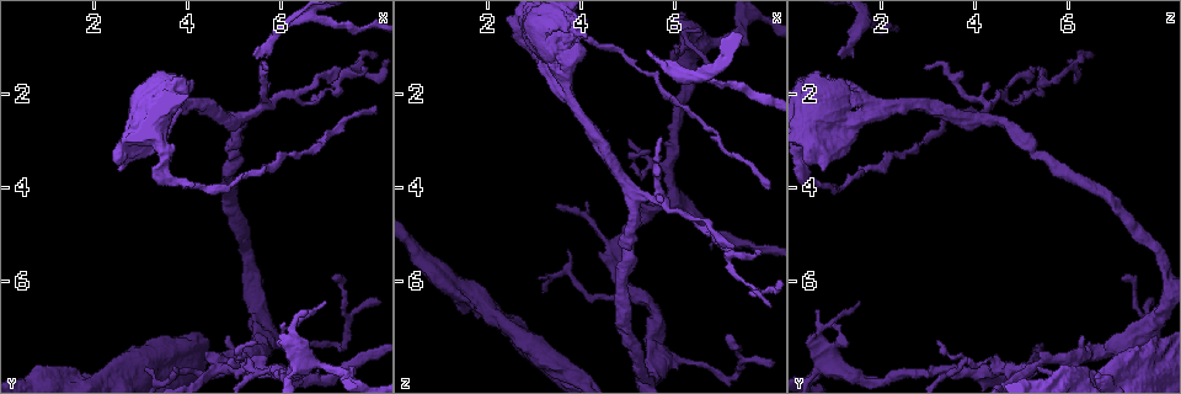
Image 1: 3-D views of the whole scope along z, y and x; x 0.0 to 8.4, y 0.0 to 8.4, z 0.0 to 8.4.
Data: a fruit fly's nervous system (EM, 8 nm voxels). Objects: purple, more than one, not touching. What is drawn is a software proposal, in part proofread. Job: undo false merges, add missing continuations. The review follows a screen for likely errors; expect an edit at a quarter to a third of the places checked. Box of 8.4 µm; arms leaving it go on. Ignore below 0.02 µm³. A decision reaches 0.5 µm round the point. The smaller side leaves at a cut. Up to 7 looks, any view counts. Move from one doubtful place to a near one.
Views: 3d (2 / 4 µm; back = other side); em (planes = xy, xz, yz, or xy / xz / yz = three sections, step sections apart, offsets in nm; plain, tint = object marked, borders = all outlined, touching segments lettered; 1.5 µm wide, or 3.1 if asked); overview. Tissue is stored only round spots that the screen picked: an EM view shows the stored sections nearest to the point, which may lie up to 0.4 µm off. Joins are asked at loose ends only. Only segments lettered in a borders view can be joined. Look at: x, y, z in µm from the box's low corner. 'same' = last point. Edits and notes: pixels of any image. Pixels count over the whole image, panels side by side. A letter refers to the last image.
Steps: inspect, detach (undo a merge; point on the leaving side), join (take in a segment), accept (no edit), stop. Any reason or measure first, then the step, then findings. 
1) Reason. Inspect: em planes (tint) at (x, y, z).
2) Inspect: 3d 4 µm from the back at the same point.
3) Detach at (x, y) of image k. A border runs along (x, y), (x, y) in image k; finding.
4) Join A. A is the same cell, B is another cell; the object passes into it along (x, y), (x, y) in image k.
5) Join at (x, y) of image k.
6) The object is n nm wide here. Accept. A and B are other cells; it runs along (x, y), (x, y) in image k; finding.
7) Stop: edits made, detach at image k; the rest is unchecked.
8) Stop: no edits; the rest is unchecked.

Inspect: 3d 4 µm at (3.80, 2.20, 1.60).

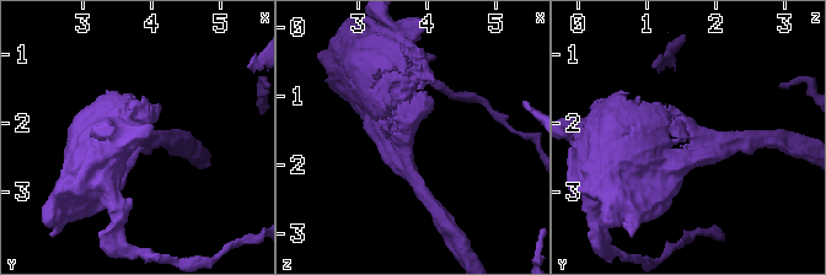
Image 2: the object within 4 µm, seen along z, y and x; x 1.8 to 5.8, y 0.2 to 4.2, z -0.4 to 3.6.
Inspect: em planes (borders) at (3.80, 2.15, 1.60).

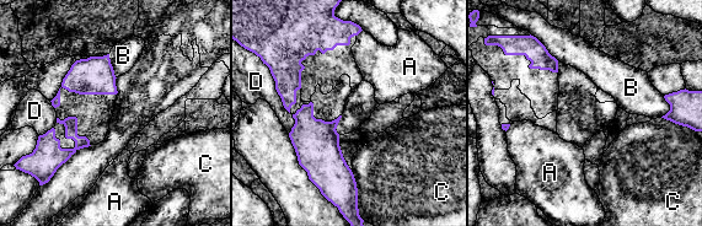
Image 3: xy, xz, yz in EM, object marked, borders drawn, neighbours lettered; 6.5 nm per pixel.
The longest contact is with B, 260 nm. Accept. A, B, C and D are other cells; a border runs along (530, 35), (557, 60) in image 3; none of them fits.

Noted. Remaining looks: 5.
Branch stops here. Inspect: em planes (tint) at (5.40, 1.15, 1.10).

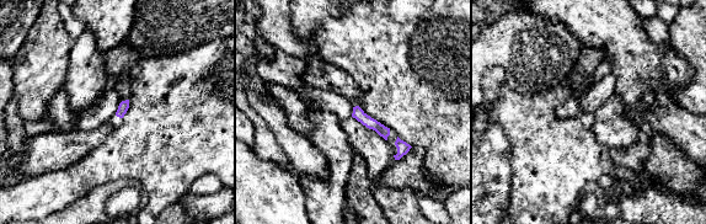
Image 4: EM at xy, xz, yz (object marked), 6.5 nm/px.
Inspect: em planes (borders) at the same point.

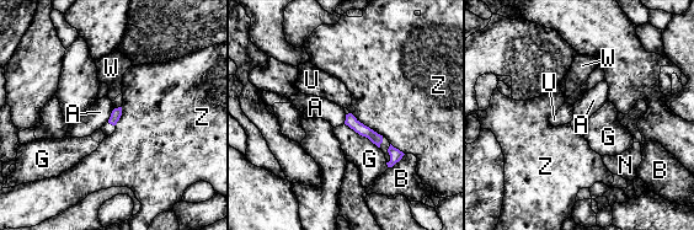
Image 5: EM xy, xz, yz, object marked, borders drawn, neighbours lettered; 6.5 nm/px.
Join N. N is the same cell, A, B, G, U, W and Z are other cells; the object passes into it along (395, 154), (389, 154), (385, 144) in image 5; it goes on there.

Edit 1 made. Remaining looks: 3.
Inspect: em xy step 4 (borders) at (4.70, 7.80, 5.30).

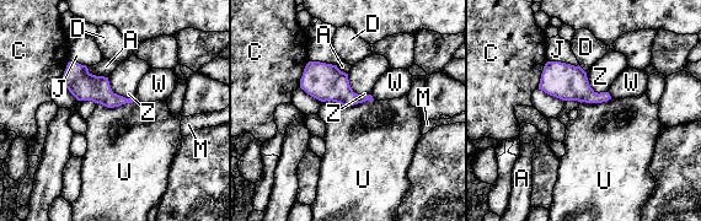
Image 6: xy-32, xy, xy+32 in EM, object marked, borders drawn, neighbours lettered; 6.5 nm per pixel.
Another direction. Inspect: em planes (borders) at the same point.

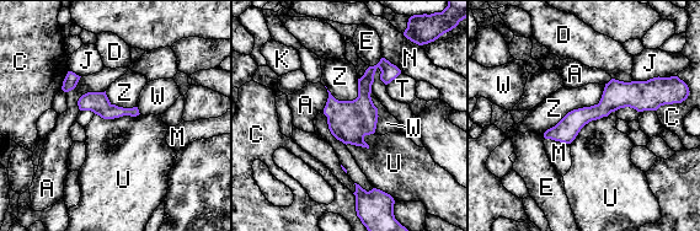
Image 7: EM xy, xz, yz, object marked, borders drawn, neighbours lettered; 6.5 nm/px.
Accept. A, C, D, E, J, K, M, N, T, U, W and Z are other cells; it runs along (651, 105), (612, 100), (548, 135) in image 7; all the same cell.

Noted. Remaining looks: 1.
Stop: edits made, join at image 5; the rest is unchecked.

